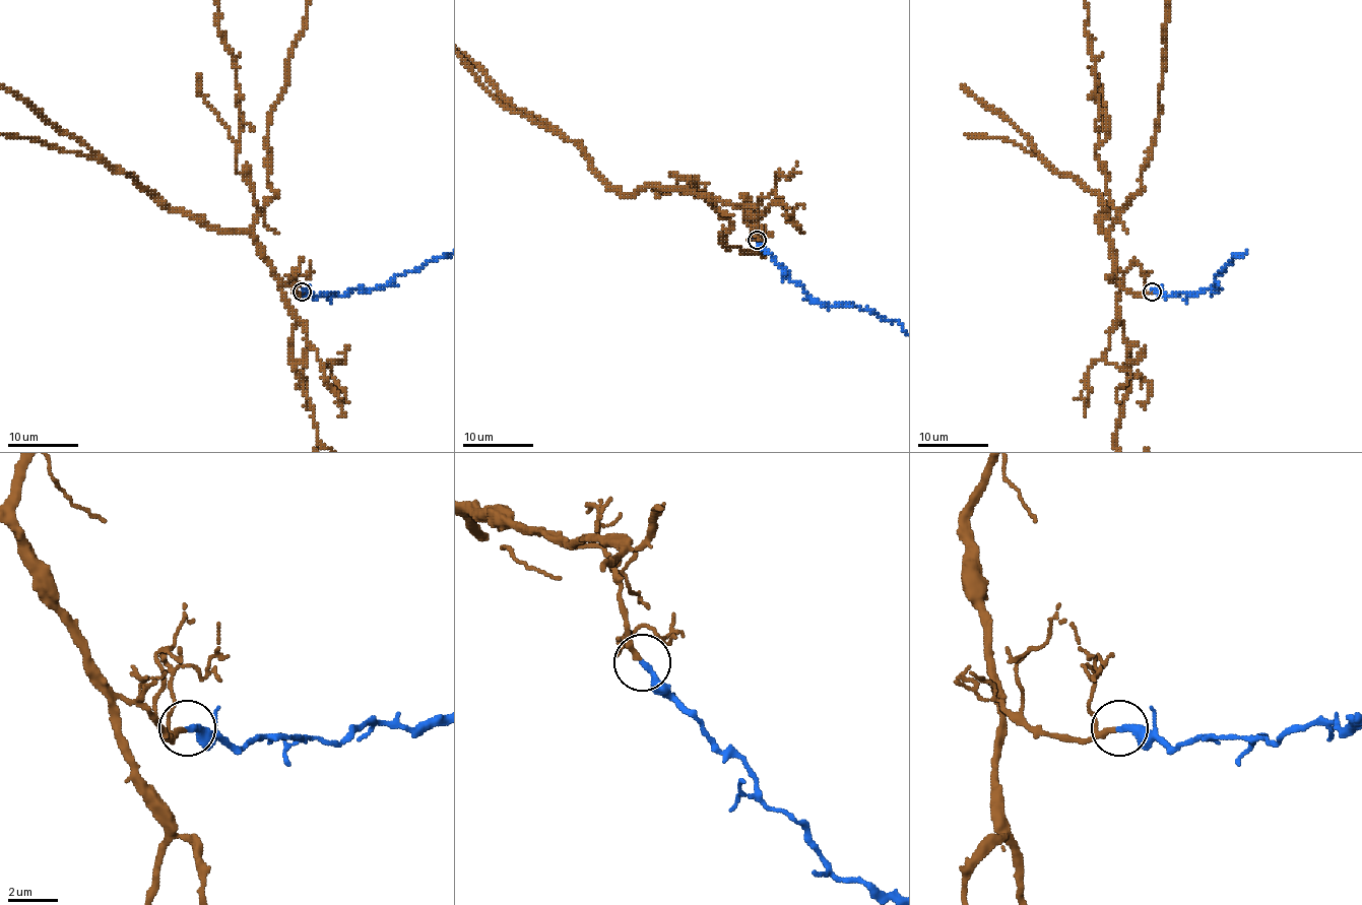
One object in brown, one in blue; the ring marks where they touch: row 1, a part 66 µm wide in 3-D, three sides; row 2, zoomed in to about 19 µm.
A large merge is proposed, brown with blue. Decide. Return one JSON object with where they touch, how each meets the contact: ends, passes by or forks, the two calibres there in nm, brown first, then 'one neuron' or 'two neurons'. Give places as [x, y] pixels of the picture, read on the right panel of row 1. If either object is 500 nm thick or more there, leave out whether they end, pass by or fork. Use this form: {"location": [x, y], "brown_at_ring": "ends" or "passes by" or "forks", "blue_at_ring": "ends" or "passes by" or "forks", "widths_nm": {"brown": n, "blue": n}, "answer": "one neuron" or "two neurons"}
{"location": [1152, 292], "brown_at_ring": "passes by", "blue_at_ring": "ends", "widths_nm": {"brown": 170, "blue": 260}, "answer": "one neuron"}

